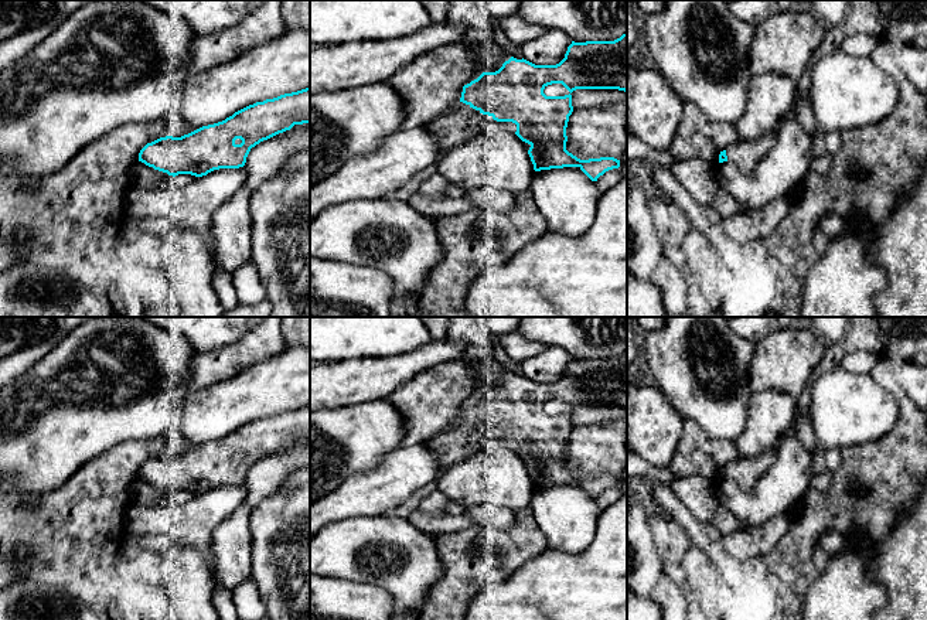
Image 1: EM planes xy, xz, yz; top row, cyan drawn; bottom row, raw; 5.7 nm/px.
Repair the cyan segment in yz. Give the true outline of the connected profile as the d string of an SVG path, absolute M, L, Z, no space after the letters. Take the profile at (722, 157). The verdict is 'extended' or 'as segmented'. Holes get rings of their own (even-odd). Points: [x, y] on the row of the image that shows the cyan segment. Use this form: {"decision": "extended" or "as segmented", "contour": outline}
{"decision": "extended", "contour": "M768 133L757 140L740 140L720 151L719 163L735 164L742 173L752 174L760 160L771 150L776 143L774 133Z"}

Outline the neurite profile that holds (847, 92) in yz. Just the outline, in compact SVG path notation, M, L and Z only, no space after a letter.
M836 51L814 62L811 72L810 103L822 133L860 129L886 119L899 101L896 82L870 58L856 58Z

